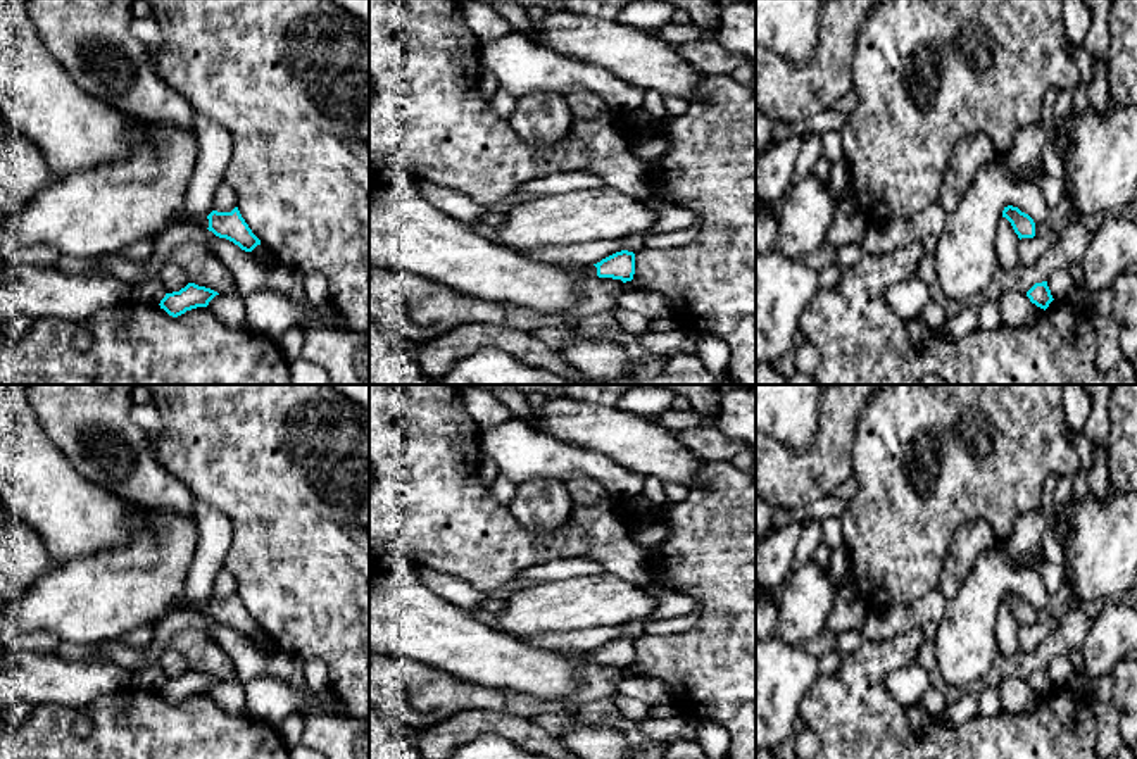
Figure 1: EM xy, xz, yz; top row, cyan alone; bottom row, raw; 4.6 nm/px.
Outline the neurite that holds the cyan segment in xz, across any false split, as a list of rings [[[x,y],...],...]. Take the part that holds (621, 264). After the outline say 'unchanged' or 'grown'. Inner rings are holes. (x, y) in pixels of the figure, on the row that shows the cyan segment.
[[[393,174],[369,186],[369,264],[404,269],[468,297],[562,317],[575,335],[585,281],[599,276],[626,283],[635,274],[635,254],[628,250],[580,269],[533,260],[476,235],[430,205],[412,178]]]; grown

